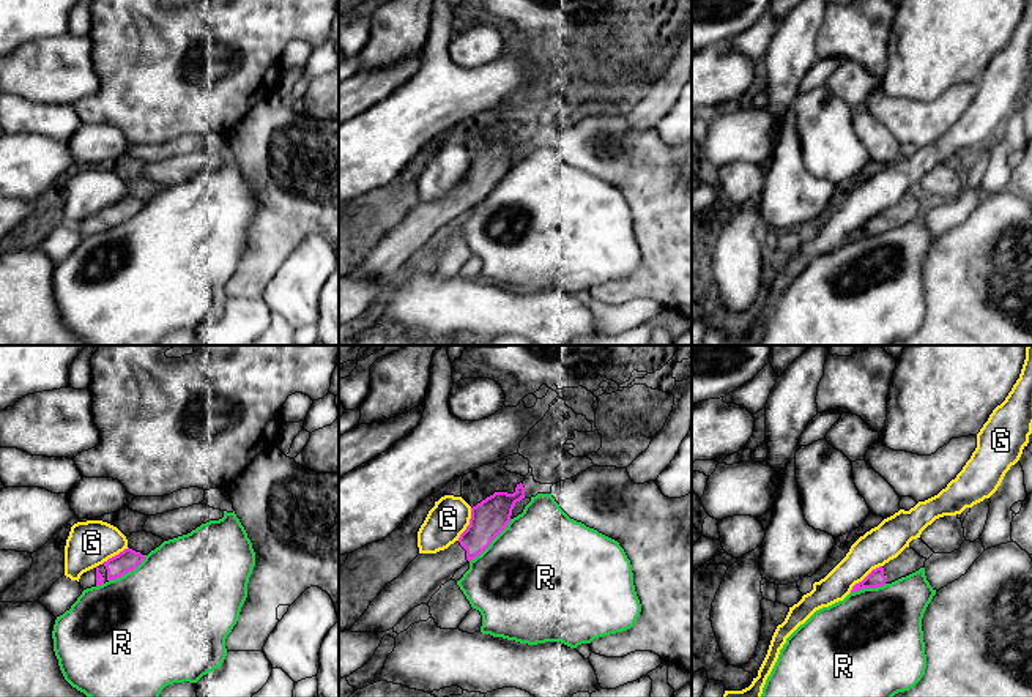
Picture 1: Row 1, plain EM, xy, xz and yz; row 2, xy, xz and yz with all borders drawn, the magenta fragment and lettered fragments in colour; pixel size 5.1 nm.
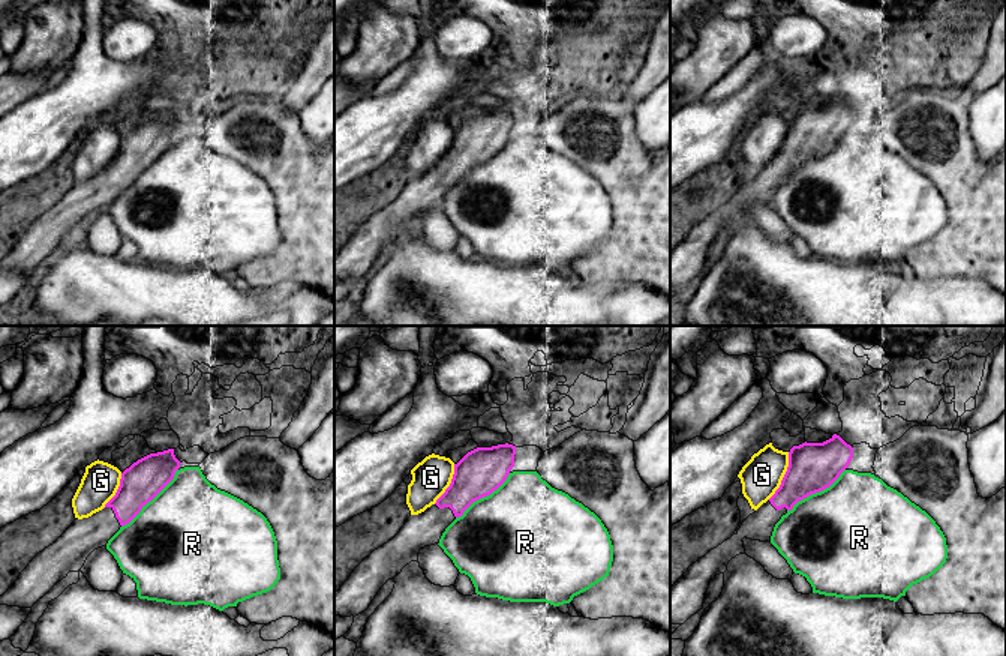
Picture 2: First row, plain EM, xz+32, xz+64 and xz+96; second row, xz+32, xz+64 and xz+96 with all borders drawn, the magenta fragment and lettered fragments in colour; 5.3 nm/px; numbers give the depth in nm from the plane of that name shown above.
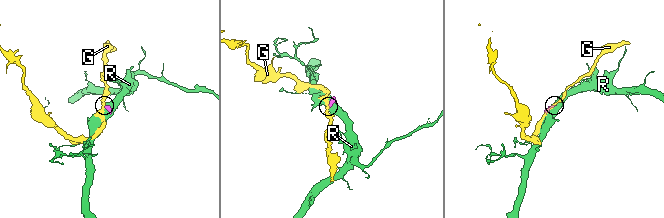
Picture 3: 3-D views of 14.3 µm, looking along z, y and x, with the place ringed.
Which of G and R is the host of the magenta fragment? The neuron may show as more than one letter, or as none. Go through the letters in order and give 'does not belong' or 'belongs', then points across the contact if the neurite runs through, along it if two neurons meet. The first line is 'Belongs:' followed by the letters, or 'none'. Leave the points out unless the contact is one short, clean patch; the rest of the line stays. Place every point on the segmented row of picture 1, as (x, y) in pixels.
Belongs: none
G: does not belong
R: does not belong

